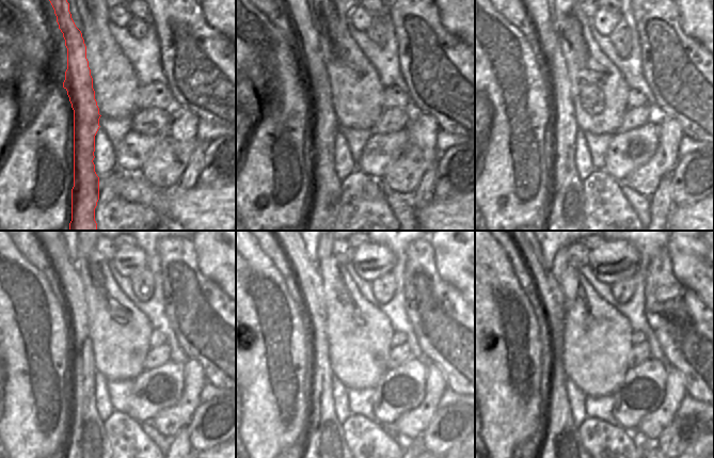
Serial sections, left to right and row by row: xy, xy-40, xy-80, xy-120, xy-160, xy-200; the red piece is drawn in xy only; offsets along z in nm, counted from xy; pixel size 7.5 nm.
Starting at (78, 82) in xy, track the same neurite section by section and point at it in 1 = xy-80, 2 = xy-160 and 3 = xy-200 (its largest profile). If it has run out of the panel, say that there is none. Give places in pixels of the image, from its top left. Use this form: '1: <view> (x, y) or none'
1: xy-80 (542, 22)
2: xy-160 (305, 264)
3: xy-200 (540, 262)

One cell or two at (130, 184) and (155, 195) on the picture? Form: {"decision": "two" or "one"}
{"decision": "one"}

